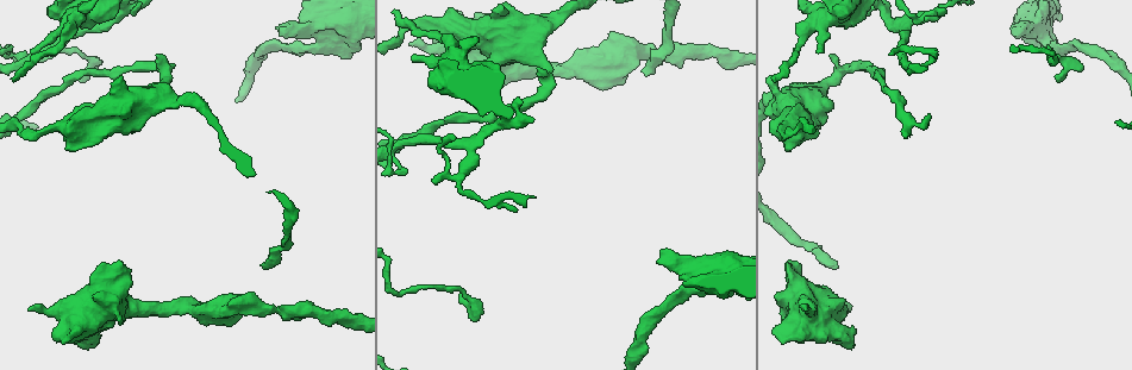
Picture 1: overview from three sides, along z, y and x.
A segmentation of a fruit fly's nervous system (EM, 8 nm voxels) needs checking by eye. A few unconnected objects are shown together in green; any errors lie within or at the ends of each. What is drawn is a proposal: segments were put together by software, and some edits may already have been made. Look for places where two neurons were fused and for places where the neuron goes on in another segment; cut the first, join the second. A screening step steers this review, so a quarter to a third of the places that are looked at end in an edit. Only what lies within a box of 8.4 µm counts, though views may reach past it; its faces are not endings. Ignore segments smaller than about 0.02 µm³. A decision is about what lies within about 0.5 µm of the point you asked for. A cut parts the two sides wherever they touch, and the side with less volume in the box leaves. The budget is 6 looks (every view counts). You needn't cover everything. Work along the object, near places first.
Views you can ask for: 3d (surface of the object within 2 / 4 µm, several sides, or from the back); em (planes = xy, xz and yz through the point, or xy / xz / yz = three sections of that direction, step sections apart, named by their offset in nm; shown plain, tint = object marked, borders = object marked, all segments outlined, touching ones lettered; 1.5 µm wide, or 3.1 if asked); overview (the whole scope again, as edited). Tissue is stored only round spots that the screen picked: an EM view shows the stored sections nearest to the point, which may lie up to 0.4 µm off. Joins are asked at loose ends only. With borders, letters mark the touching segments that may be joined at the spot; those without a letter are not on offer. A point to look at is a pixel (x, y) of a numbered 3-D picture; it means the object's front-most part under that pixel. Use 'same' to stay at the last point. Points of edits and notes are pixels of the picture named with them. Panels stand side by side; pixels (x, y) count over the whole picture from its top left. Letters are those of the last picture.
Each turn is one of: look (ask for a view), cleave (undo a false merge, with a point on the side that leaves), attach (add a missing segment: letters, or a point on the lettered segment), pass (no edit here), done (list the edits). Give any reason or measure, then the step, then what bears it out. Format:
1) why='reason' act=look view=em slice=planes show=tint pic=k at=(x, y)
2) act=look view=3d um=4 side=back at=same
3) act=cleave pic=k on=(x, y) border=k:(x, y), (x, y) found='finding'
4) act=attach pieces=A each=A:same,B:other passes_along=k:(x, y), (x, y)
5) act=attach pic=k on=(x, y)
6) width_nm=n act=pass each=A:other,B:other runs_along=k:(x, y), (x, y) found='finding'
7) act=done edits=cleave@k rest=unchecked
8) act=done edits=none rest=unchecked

why='abrupt turn' act=look view=em slice=xz step=4 show=borders pic=1 at=(22, 57)

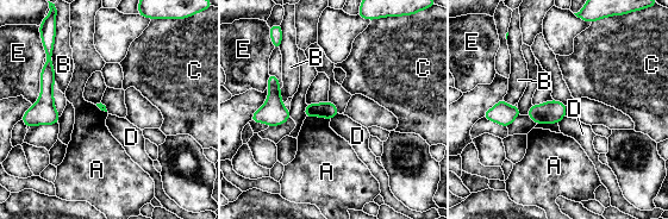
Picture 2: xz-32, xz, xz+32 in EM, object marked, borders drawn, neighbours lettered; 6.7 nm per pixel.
width_nm=50 act=pass each=A:other,B:other,C:other,D:other,E:other border=2:(268, 86), (266, 101), (249, 120) found='one neuron here'

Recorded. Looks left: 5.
why='stops while still wide' act=look view=em slice=planes show=borders pic=1 at=(1013, 33)

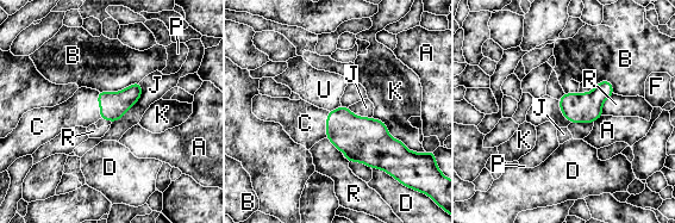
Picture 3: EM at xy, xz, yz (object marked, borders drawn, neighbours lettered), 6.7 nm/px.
act=attach pieces=C each=A:other,B:other,C:same,D:other,F:other,J:other,K:other,P:other,R:other,U:other found='the neuron continues'

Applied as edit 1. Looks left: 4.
why='thin neck' act=look view=em slice=yz step=4 show=plain pic=1 at=(282, 311)

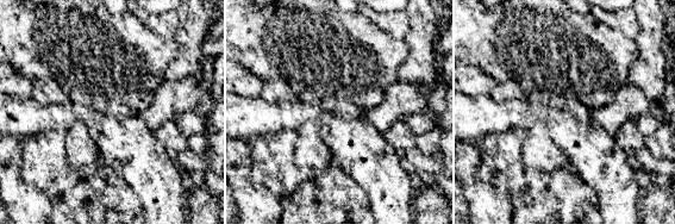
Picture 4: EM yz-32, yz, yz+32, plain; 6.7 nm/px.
act=look view=em slice=yz step=4 show=tint at=same

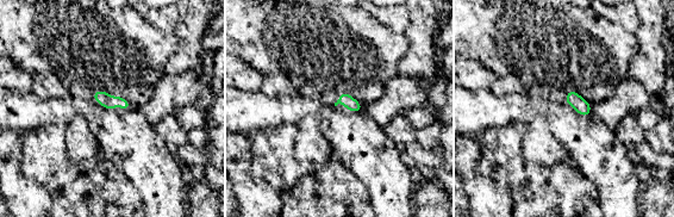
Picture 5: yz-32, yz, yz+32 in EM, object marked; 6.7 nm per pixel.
why='what lies round it' act=look view=em slice=yz step=4 show=borders at=same

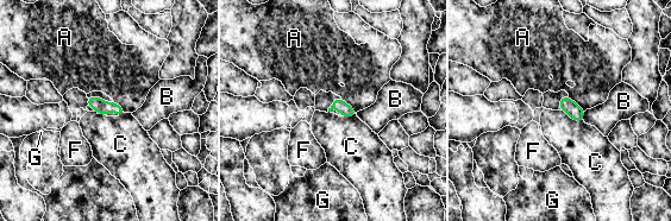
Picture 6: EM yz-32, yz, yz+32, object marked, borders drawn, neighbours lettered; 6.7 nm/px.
act=pass each=A:other,B:other,C:other,F:other,G:other border=6:(560, 109), (574, 120), (583, 121) found='all the same neuron'

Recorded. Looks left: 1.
act=done edits=attach@3 rest=unchecked

